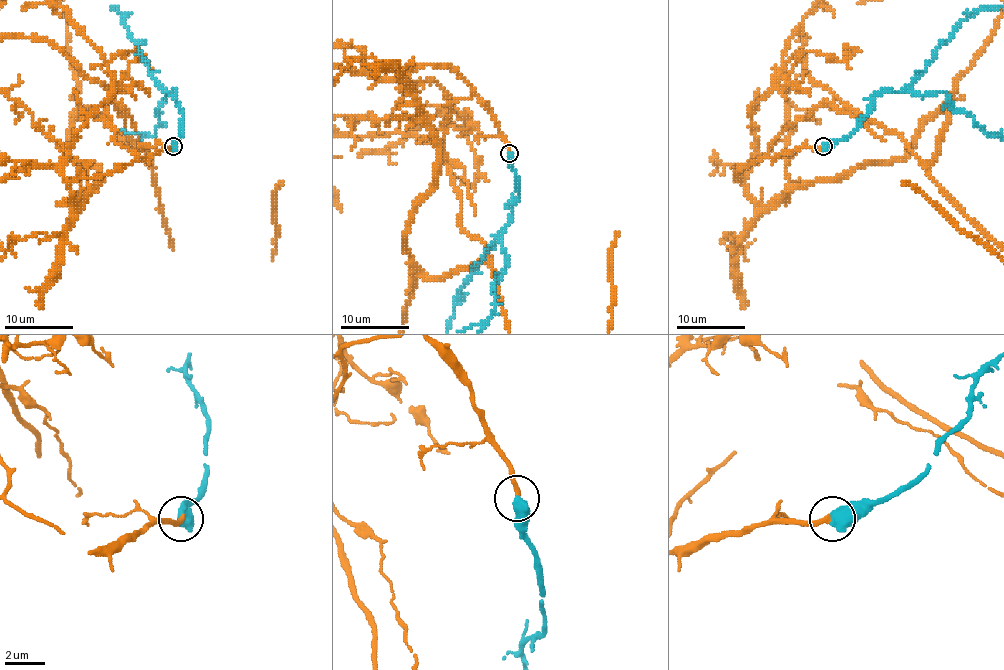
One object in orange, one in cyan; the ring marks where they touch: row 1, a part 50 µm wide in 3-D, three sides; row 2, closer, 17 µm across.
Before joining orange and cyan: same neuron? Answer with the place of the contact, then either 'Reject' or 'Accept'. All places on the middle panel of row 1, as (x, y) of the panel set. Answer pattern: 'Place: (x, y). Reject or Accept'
Place: (509, 153). Accept

